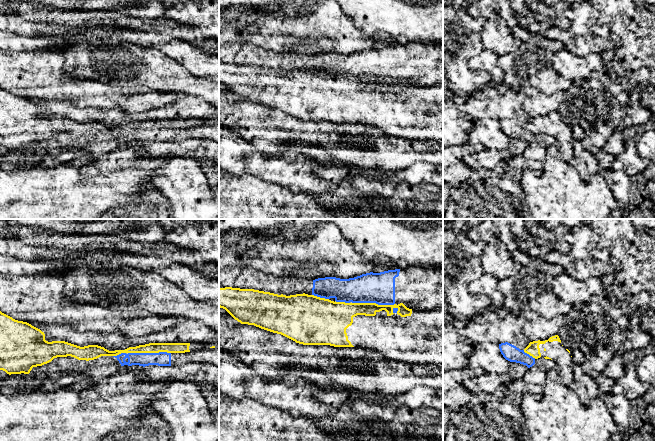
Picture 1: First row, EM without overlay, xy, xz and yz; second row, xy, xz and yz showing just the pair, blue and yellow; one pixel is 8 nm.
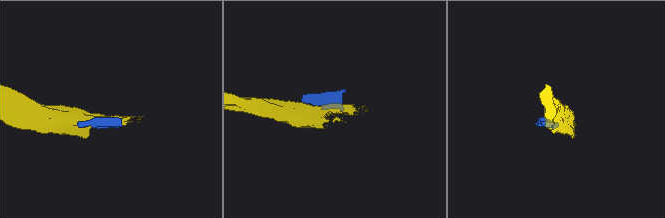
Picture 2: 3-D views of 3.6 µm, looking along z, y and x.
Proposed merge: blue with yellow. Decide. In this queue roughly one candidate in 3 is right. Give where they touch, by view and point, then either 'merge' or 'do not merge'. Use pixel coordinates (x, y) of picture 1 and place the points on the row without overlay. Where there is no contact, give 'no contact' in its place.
contact xy (149, 129); do not merge

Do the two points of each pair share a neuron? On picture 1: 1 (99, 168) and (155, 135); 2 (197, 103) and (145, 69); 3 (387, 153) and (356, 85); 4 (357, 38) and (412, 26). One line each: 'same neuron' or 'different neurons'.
1: different neurons
2: different neurons
3: different neurons
4: different neurons

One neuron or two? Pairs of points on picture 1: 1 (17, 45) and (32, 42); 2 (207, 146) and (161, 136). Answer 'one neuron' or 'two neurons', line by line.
1: one neuron
2: two neurons

